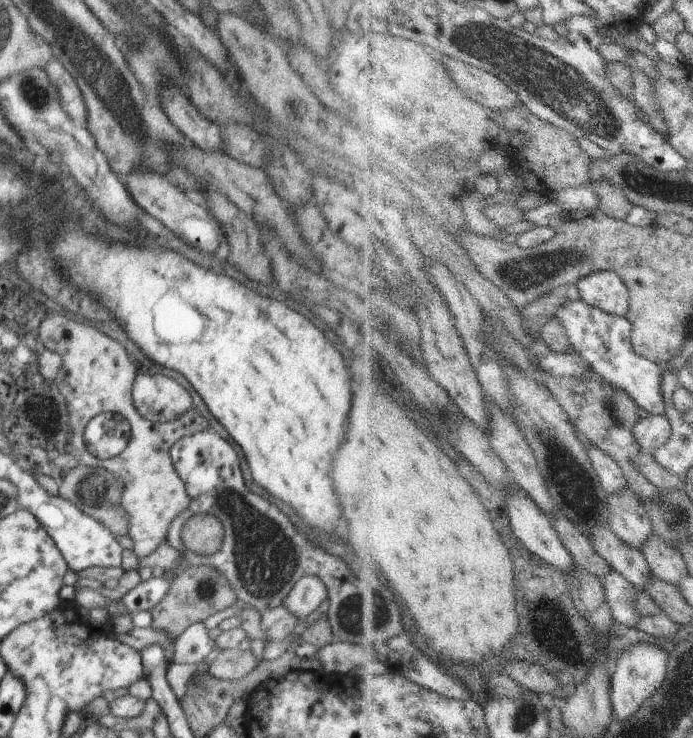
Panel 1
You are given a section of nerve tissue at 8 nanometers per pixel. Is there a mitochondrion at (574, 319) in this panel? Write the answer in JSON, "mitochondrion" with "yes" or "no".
{"mitochondrion":"yes"}

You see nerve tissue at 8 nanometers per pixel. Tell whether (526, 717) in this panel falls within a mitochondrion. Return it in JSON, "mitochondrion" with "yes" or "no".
{"mitochondrion":"yes"}

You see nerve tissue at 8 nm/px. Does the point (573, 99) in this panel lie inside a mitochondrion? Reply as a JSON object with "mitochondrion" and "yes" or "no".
{"mitochondrion":"yes"}

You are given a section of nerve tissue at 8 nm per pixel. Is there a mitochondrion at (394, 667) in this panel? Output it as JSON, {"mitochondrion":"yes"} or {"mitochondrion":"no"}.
{"mitochondrion":"no"}

